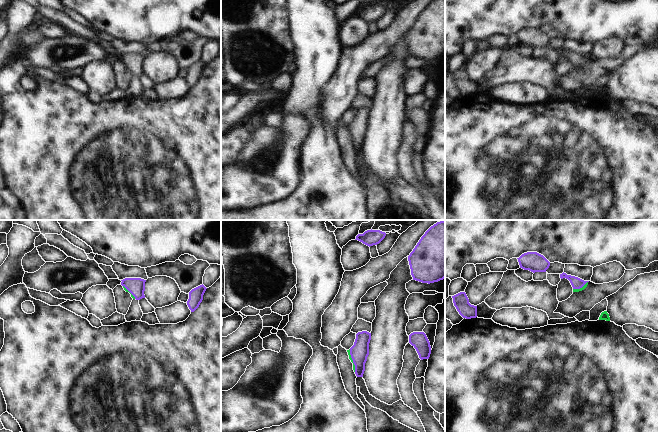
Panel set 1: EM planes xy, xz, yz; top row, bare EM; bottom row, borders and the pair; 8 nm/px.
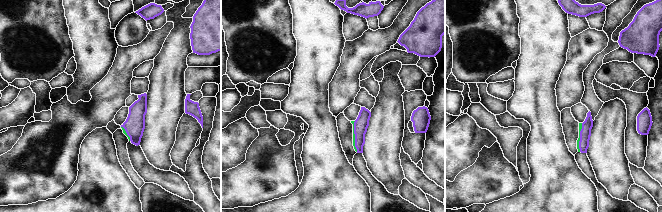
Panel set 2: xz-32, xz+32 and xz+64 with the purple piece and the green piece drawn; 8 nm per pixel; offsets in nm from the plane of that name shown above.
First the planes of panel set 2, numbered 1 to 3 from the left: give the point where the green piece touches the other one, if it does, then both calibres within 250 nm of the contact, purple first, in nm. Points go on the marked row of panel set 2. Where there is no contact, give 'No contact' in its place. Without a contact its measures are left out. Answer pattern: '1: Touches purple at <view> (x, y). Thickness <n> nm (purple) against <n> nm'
1: Touches purple at xz-32 (126, 132). Thickness 160 nm (purple) against 20 nm
2: Touches purple at xz+32 (355, 136). Thickness 120 nm (purple) against 20 nm
3: Touches purple at xz+64 (580, 137). Thickness 90 nm (purple) against 30 nm

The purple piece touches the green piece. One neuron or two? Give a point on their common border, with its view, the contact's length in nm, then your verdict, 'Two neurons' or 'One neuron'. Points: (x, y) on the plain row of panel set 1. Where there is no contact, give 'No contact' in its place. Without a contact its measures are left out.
Touches purple at xz (352, 135). Shared border 190 nm. One neuron

